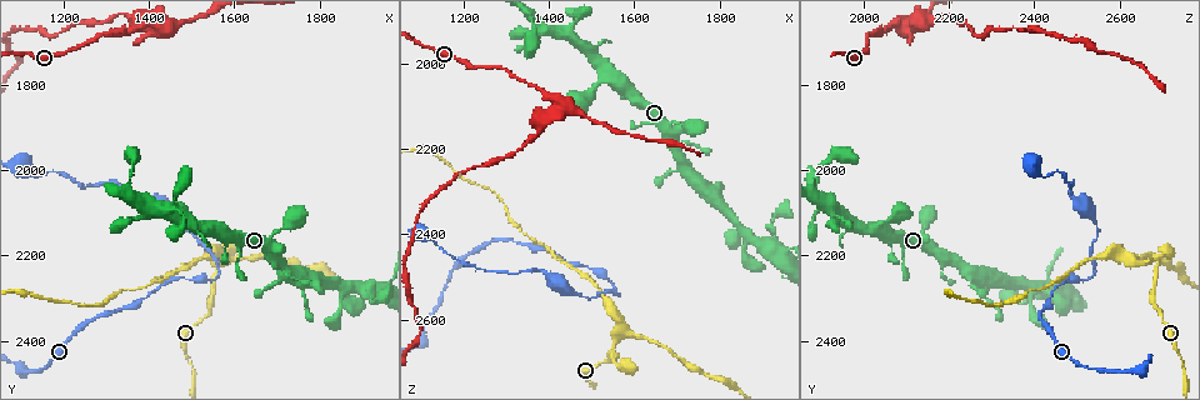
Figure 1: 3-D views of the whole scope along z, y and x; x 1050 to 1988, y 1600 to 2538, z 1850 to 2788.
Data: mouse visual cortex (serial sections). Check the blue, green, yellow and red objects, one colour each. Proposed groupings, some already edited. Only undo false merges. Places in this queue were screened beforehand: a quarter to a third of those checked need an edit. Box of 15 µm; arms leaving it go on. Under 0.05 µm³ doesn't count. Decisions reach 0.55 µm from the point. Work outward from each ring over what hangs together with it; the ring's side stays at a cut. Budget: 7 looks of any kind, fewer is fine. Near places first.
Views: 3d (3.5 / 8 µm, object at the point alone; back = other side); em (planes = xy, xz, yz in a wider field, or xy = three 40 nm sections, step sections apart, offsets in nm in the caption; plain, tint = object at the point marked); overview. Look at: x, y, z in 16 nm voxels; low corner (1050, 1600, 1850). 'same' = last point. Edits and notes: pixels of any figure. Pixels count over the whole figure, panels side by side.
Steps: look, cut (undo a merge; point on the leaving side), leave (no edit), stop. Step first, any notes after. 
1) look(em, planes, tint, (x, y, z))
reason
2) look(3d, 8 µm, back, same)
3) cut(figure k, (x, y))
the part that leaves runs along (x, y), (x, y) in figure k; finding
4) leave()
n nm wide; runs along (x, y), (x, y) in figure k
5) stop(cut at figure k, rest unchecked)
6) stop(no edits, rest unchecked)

look(3d, 8 µm, (1420, 1665, 2090))
abrupt turn

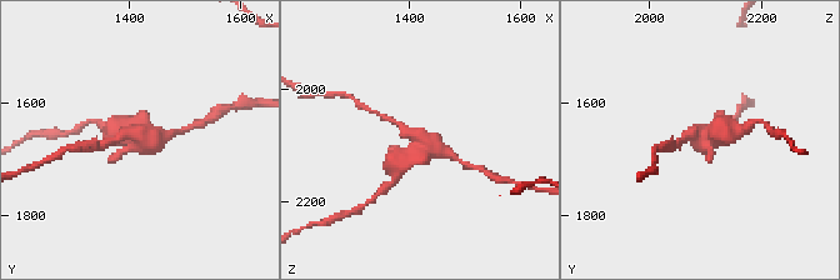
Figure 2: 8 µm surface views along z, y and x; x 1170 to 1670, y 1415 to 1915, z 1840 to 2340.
look(3d, 3.5 µm, (1430, 1660, 2085))
closer look

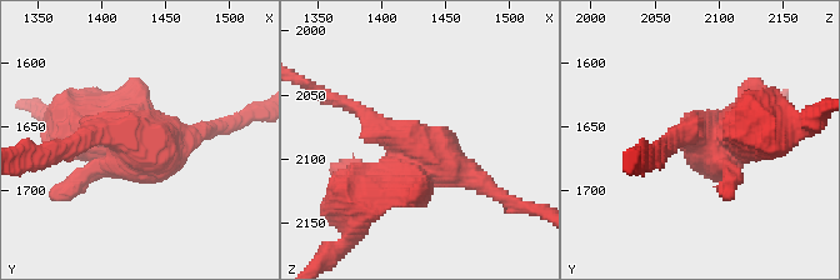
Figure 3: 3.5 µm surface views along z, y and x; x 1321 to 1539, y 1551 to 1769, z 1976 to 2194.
cut(figure 3, (56, 131))
the part that leaves runs along (411, 160), (354, 195), (350, 240) in figure 3; a second cell is stuck on

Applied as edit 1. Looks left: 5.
look(3d, 3.5 µm, (1550, 2265, 2510))
sharp bend

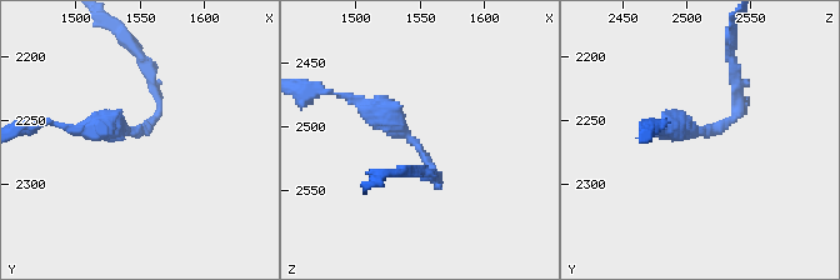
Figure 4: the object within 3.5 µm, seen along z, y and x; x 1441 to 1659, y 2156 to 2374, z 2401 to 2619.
look(em, xy, step 5, tint, (1546, 2260, 2514))
arms of 100, 250 nm; need the tissue

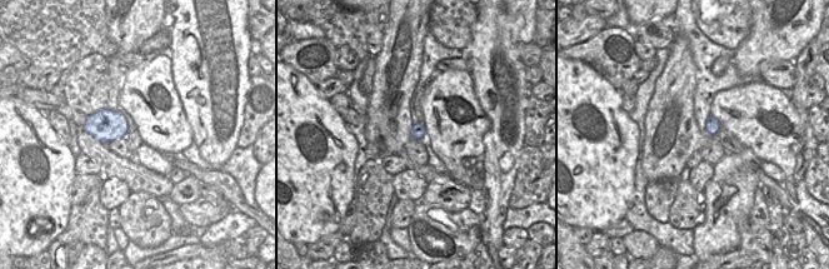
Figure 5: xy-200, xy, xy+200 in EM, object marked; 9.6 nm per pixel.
cut(figure 4, (150, 71))
a second cell is stuck on

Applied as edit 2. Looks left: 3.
look(3d, 3.5 µm, (1550, 2225, 2685))
three arms meet

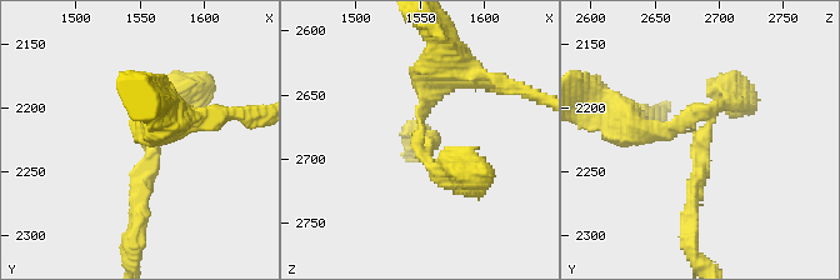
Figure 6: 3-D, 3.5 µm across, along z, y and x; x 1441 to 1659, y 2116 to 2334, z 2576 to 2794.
look(em, xy, step 5, tint, (1556, 2222, 2684))

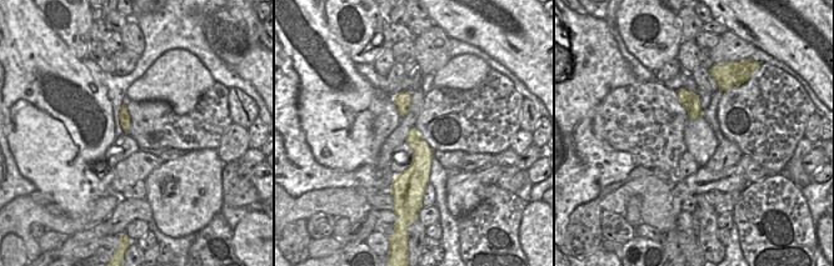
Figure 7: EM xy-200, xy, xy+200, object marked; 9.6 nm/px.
cut(figure 6, (461, 155))
arms of 200, 250, 300 nm; the part that leaves runs along (423, 131), (438, 33) in figure 6; a second cell is stuck on

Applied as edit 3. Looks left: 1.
stop(cut at figure 3, cut at figure 4, cut at figure 6, rest unchecked)

